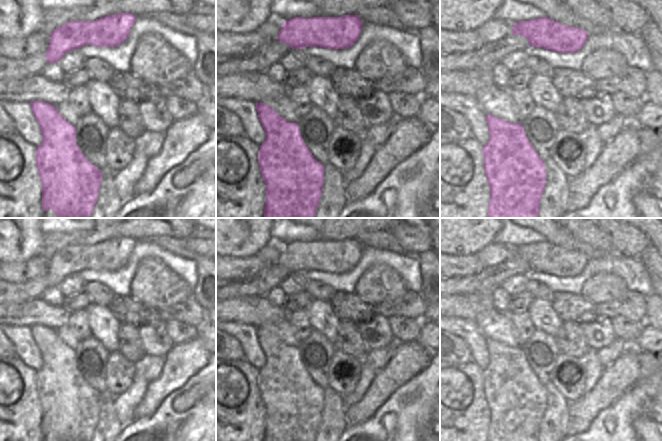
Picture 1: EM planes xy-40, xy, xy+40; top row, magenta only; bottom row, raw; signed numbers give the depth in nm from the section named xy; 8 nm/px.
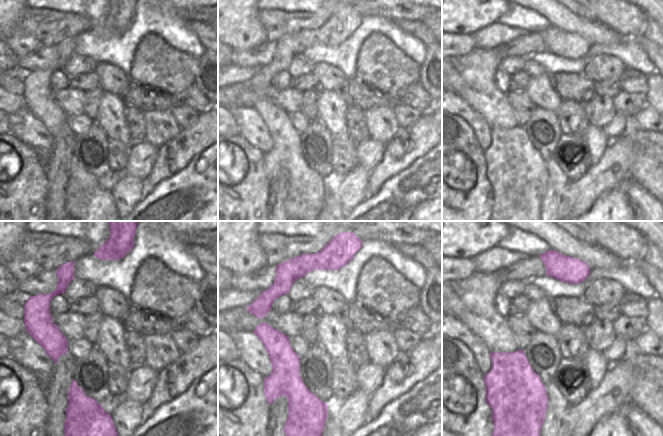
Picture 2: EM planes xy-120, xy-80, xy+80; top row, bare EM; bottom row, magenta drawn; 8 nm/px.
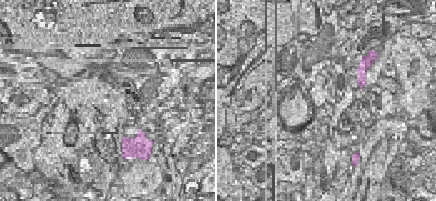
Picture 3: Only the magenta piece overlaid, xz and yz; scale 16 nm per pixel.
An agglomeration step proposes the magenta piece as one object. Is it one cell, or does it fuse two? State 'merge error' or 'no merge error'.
merge error

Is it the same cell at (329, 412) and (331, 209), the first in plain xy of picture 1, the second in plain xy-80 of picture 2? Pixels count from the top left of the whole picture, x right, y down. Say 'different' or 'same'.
same

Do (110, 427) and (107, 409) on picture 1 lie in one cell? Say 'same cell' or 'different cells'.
same cell

